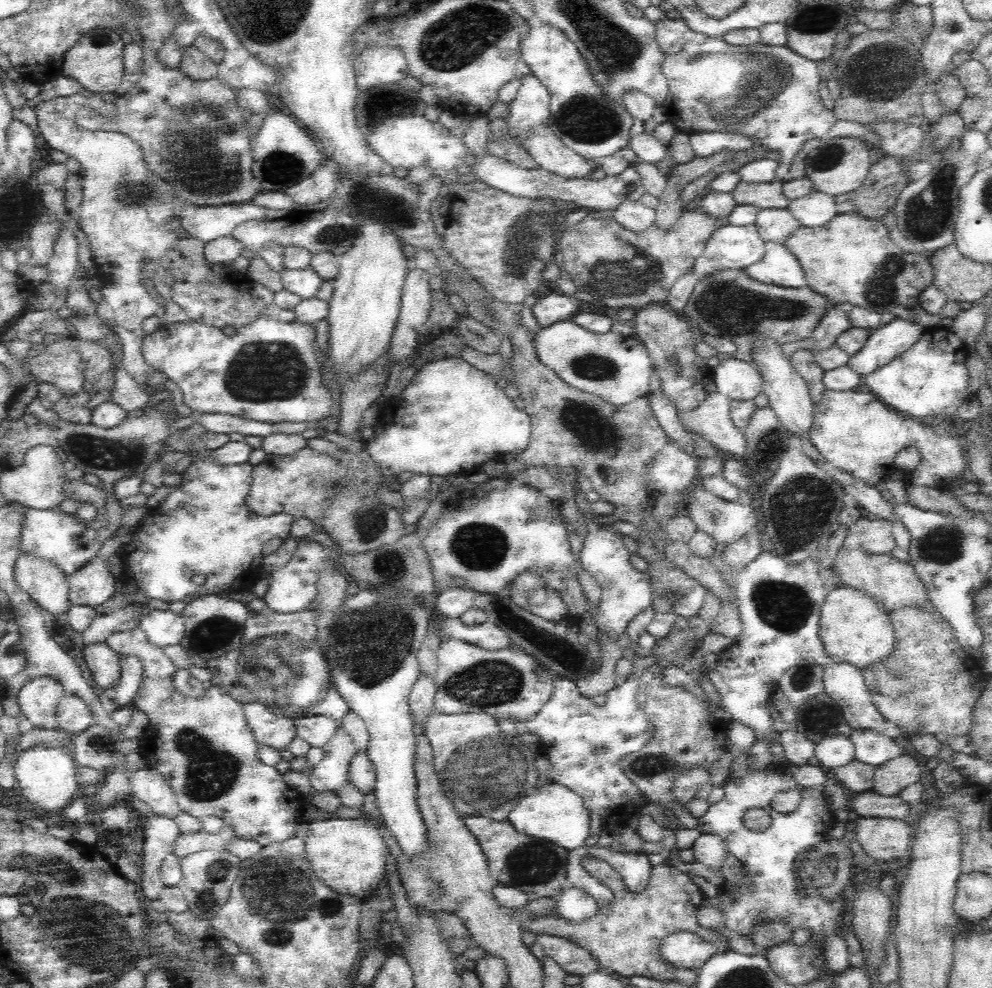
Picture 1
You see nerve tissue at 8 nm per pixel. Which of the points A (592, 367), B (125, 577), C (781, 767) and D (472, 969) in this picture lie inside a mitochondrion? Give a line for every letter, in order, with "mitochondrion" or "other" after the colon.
A: mitochondrion
B: other
C: other
D: other

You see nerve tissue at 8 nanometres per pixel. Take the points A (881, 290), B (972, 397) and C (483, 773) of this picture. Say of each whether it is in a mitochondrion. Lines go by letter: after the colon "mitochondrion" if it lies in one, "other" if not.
A: mitochondrion
B: other
C: mitochondrion

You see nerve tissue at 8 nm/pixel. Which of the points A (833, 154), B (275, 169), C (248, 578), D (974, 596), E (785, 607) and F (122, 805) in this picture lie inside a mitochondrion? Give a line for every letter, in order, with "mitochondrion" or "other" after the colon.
A: mitochondrion
B: mitochondrion
C: other
D: other
E: mitochondrion
F: other

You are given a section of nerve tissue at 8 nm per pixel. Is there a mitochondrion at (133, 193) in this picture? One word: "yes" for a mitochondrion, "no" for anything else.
yes

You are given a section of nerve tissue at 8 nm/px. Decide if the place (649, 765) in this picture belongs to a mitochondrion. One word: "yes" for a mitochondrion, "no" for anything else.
yes

